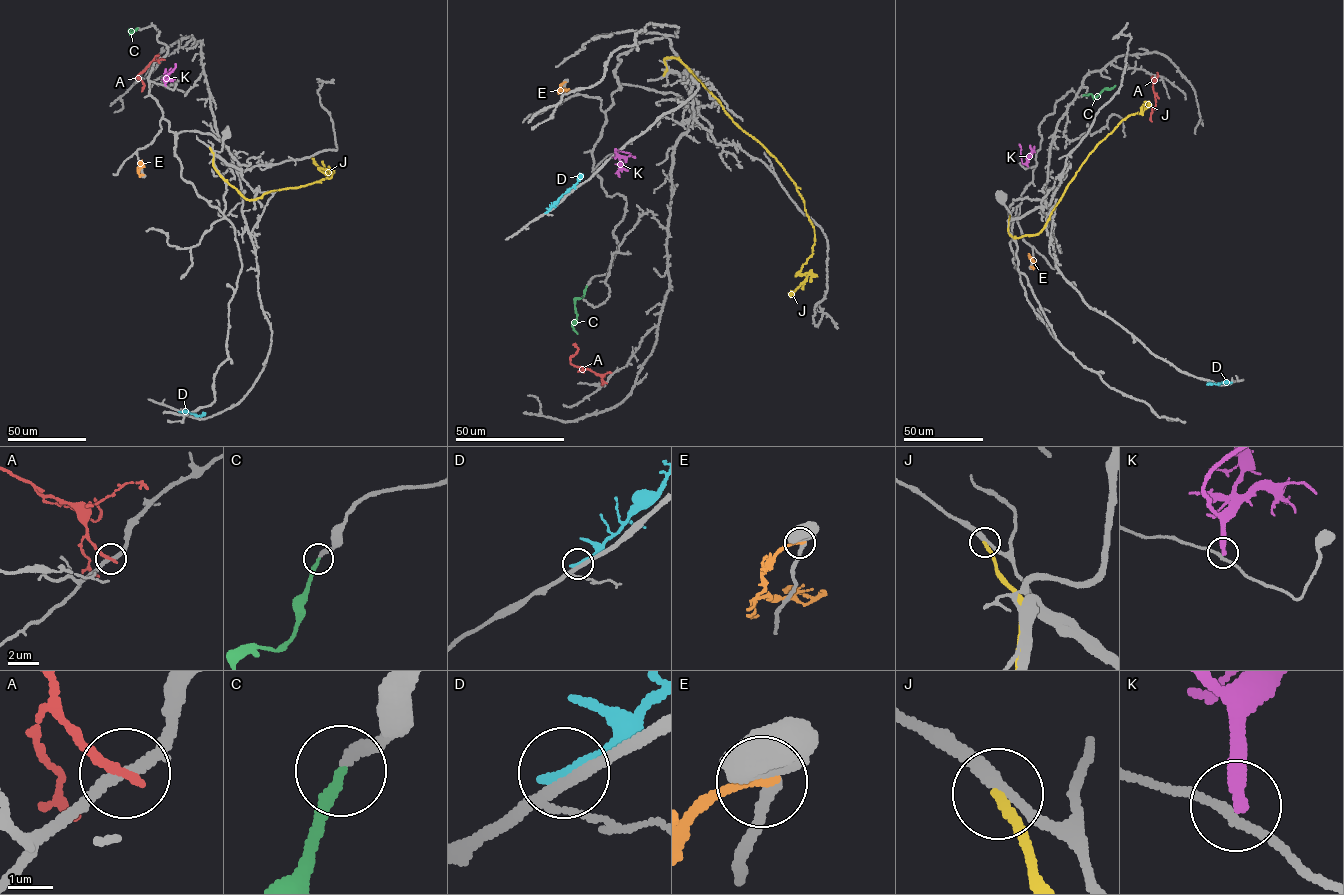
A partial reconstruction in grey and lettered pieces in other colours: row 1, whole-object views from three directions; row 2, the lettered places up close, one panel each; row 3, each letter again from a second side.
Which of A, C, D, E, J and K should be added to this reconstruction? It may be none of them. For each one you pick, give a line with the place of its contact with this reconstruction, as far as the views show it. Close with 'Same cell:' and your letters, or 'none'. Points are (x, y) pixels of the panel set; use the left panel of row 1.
C: contact (137, 28)
Same cell: C

